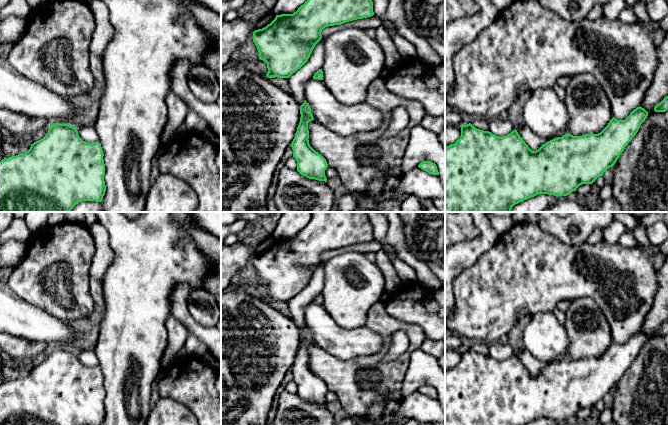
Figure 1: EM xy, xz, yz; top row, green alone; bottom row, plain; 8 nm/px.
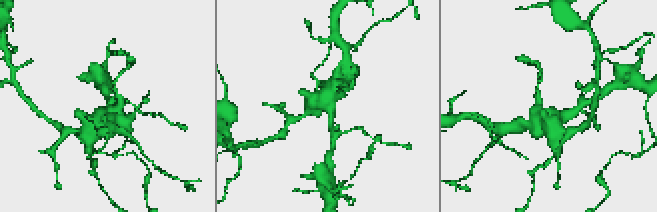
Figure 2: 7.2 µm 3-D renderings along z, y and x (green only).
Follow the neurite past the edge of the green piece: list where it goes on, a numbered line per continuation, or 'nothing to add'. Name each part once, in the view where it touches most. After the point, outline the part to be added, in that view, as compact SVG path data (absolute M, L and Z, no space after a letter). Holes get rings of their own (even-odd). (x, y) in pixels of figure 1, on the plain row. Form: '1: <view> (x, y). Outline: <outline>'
nothing to add

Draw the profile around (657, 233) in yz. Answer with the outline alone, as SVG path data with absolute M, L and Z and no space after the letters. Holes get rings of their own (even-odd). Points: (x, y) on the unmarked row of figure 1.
M654 223L647 227L647 235L652 251L656 251L668 239L668 227L665 223Z

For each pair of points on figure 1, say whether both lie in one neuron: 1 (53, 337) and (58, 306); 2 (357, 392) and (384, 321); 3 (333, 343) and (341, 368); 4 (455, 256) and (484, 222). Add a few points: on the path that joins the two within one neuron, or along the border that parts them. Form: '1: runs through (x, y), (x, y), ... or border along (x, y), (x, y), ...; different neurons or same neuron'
1: border along (35, 306), (68, 322); different neurons
2: runs through (372, 375), (378, 369), (378, 357), (386, 339); same neuron
3: border along (318, 346), (341, 359), (352, 359), (361, 356); different neurons
4: runs through (466, 253), (484, 236), (484, 233); same neuron

